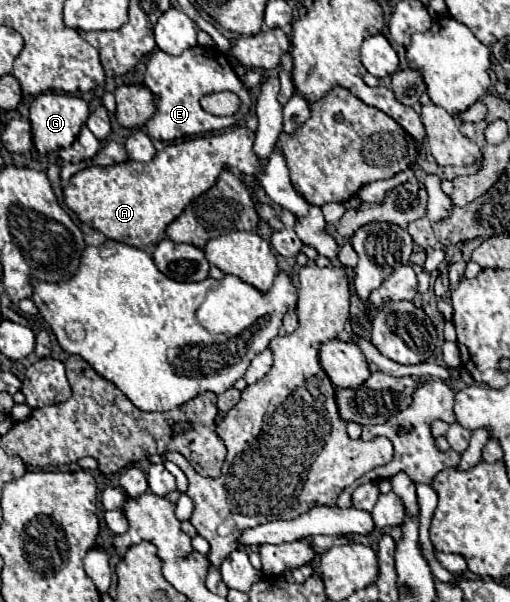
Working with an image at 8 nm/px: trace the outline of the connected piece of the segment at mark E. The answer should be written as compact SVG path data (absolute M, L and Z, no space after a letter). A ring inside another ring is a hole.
M192 47L186 49L182 55L174 57L160 49L156 49L146 65L144 71L144 83L150 87L150 91L158 99L158 109L154 117L148 121L148 135L156 141L174 141L180 137L192 137L192 135L204 135L210 131L234 127L240 123L240 119L246 117L252 101L248 89L242 85L240 77L234 73L230 61L226 55L218 49L208 47ZM214 91L232 91L240 97L240 109L230 117L216 117L212 113L206 113L200 107L200 97L214 93Z

